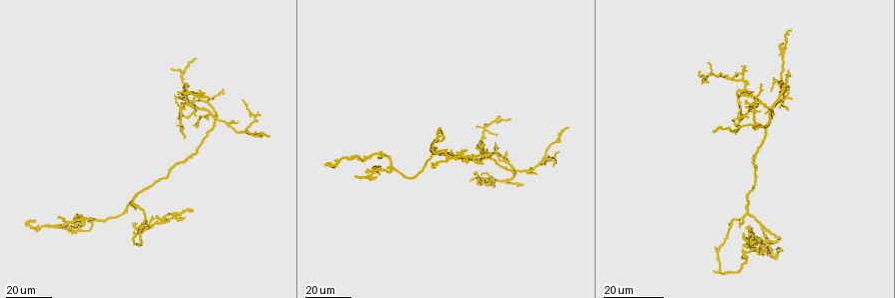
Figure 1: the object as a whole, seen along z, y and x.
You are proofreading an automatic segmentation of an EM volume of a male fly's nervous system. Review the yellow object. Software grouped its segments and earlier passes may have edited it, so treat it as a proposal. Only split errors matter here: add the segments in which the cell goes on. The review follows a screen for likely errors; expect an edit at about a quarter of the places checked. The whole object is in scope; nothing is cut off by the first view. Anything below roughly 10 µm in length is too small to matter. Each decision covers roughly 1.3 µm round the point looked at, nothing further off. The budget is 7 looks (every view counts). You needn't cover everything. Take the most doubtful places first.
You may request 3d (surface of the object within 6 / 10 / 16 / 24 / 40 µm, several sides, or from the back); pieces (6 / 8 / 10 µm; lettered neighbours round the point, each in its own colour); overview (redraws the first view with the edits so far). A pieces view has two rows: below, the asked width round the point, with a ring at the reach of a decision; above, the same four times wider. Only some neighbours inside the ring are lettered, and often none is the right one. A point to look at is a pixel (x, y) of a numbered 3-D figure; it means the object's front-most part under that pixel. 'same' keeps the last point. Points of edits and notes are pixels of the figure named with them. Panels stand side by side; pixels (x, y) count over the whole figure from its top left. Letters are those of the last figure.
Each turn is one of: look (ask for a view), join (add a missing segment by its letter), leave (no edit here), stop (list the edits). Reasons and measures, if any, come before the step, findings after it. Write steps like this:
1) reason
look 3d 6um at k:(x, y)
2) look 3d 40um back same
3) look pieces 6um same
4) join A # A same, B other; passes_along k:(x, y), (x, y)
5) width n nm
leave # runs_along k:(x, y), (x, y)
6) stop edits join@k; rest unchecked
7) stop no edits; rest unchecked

an open end
look 3d 24um at 1:(355, 174)

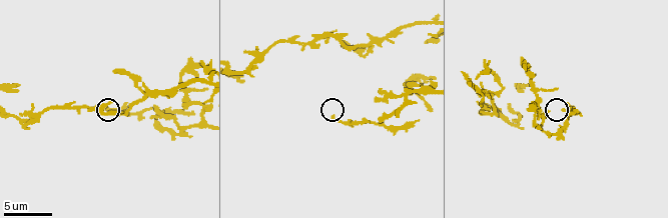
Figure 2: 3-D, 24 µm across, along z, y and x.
look pieces 8um at 2:(109, 109)

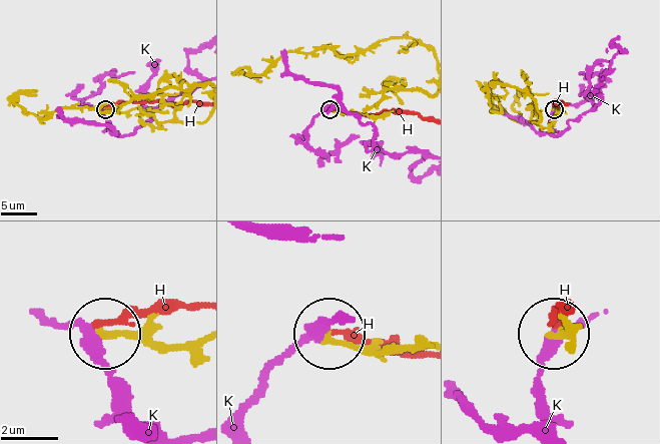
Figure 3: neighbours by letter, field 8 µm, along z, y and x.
leave # H other, K other; none of them fits

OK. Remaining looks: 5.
look 3d 16um at 1:(568, 127)

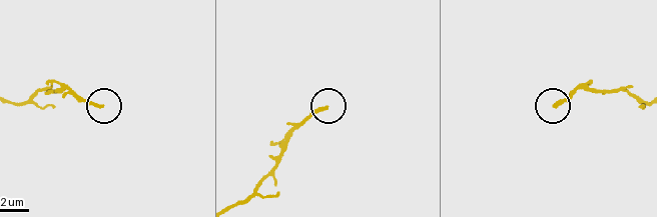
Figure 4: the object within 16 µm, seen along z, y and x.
see the neighbours
look pieces 10um at 4:(554, 105)

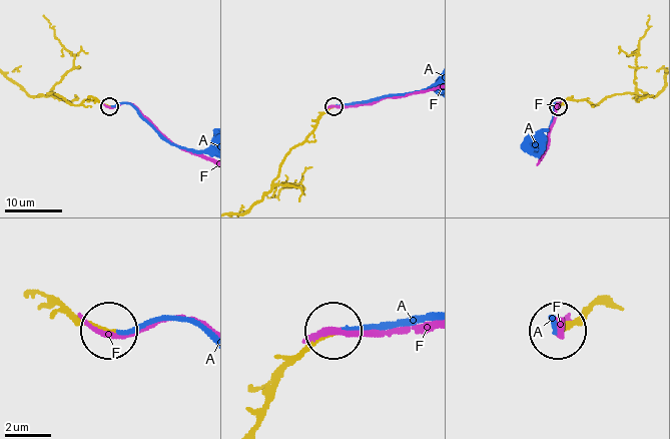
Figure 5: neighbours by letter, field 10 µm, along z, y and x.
width 200 nm
join A # A same, F other; passes_along 5:(277, 376), (321, 340), (374, 326), (408, 326), (425, 317); the cell continues

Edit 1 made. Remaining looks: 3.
see it whole again
look overview

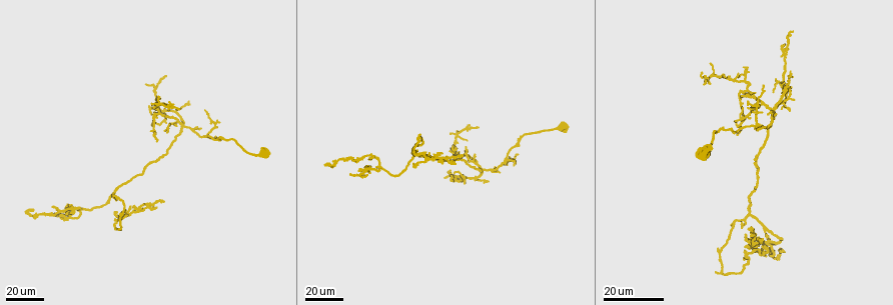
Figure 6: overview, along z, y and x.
branch stops here
look 3d 40um at 6:(742, 66)

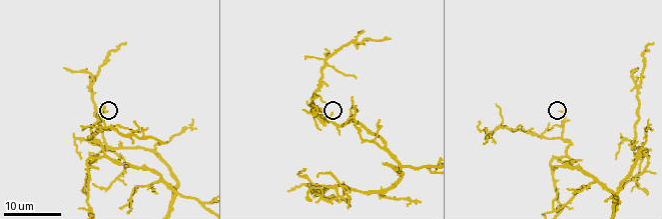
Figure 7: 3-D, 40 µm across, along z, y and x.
look pieces 10um at 7:(332, 114)

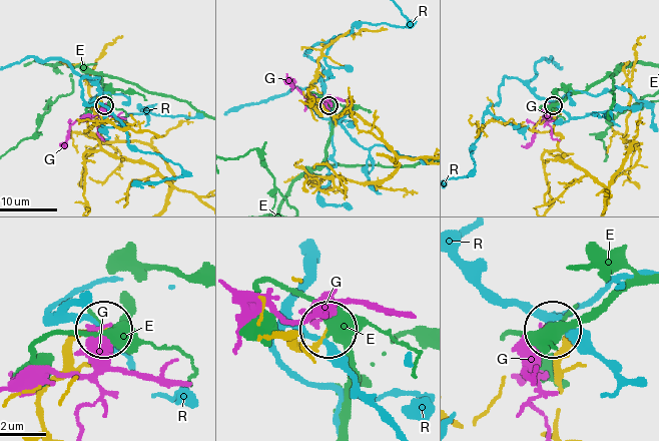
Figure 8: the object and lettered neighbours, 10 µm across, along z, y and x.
leave # E other, G other, R other; none of them fits

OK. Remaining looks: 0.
stop edits join@5; rest unchecked

